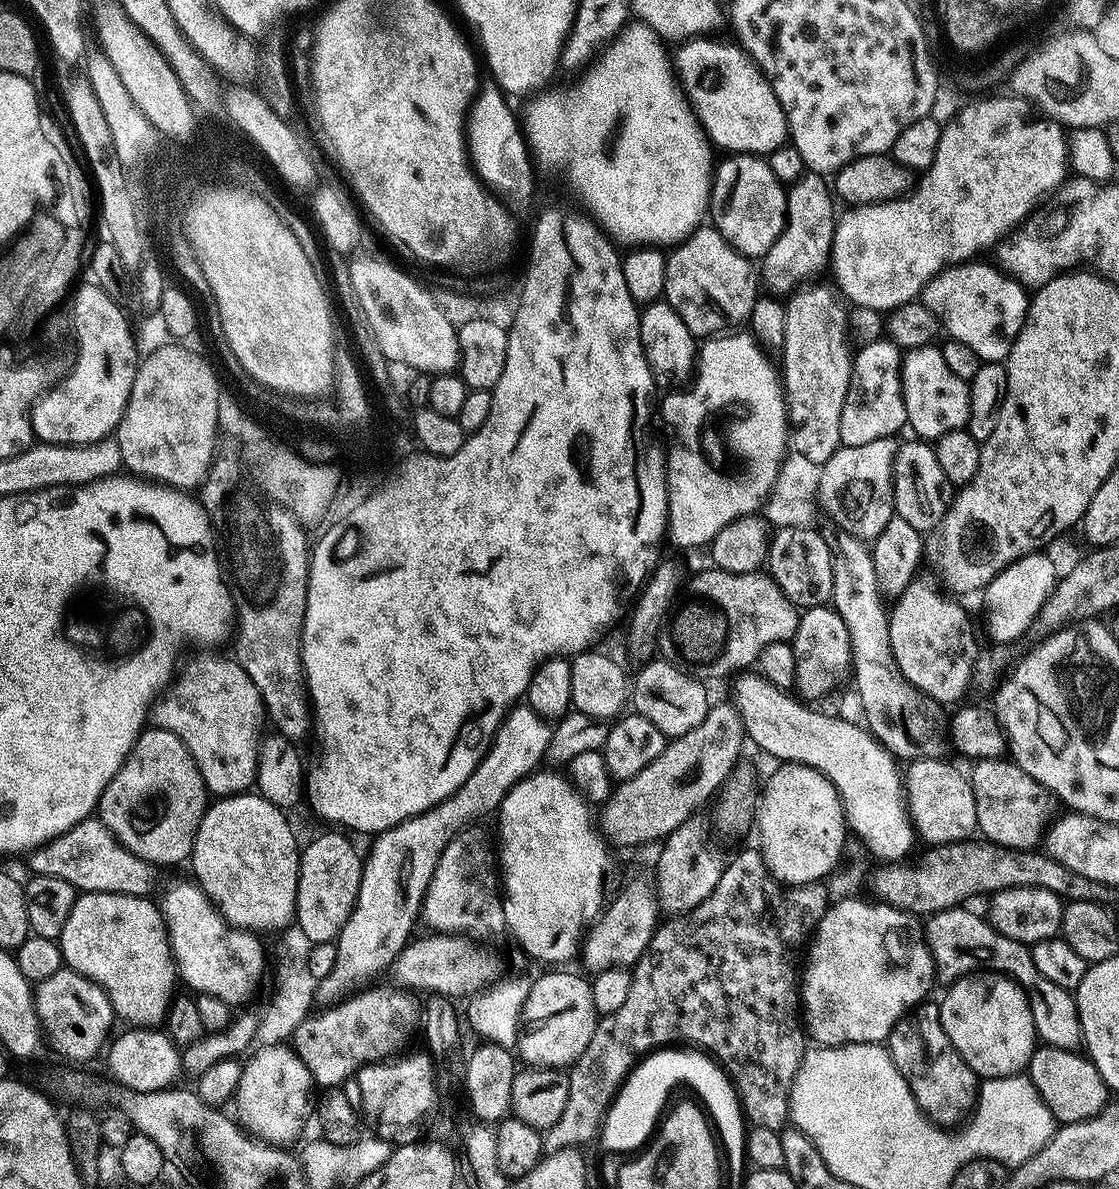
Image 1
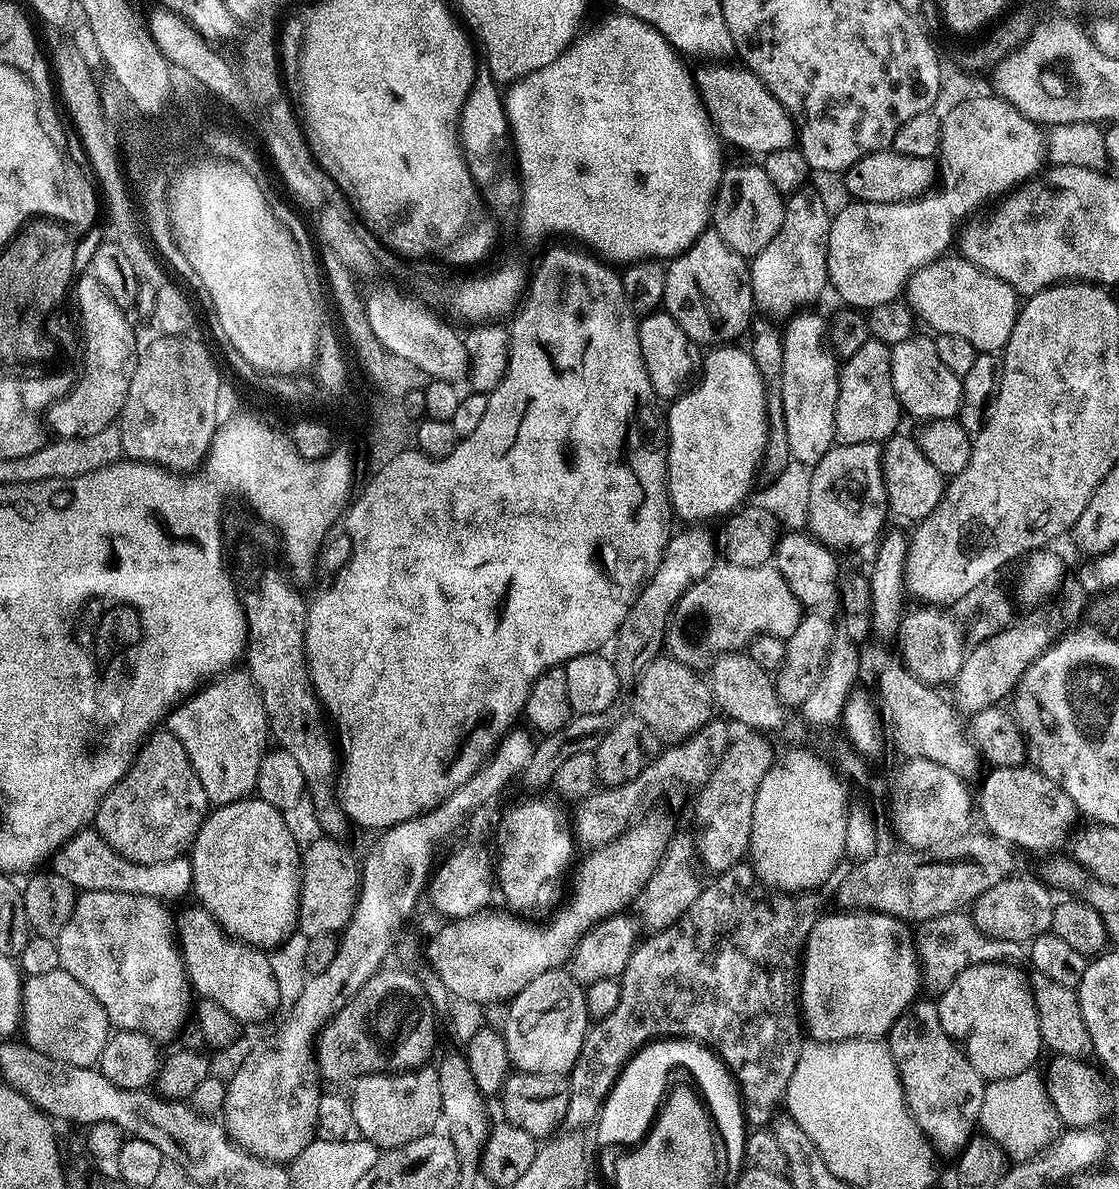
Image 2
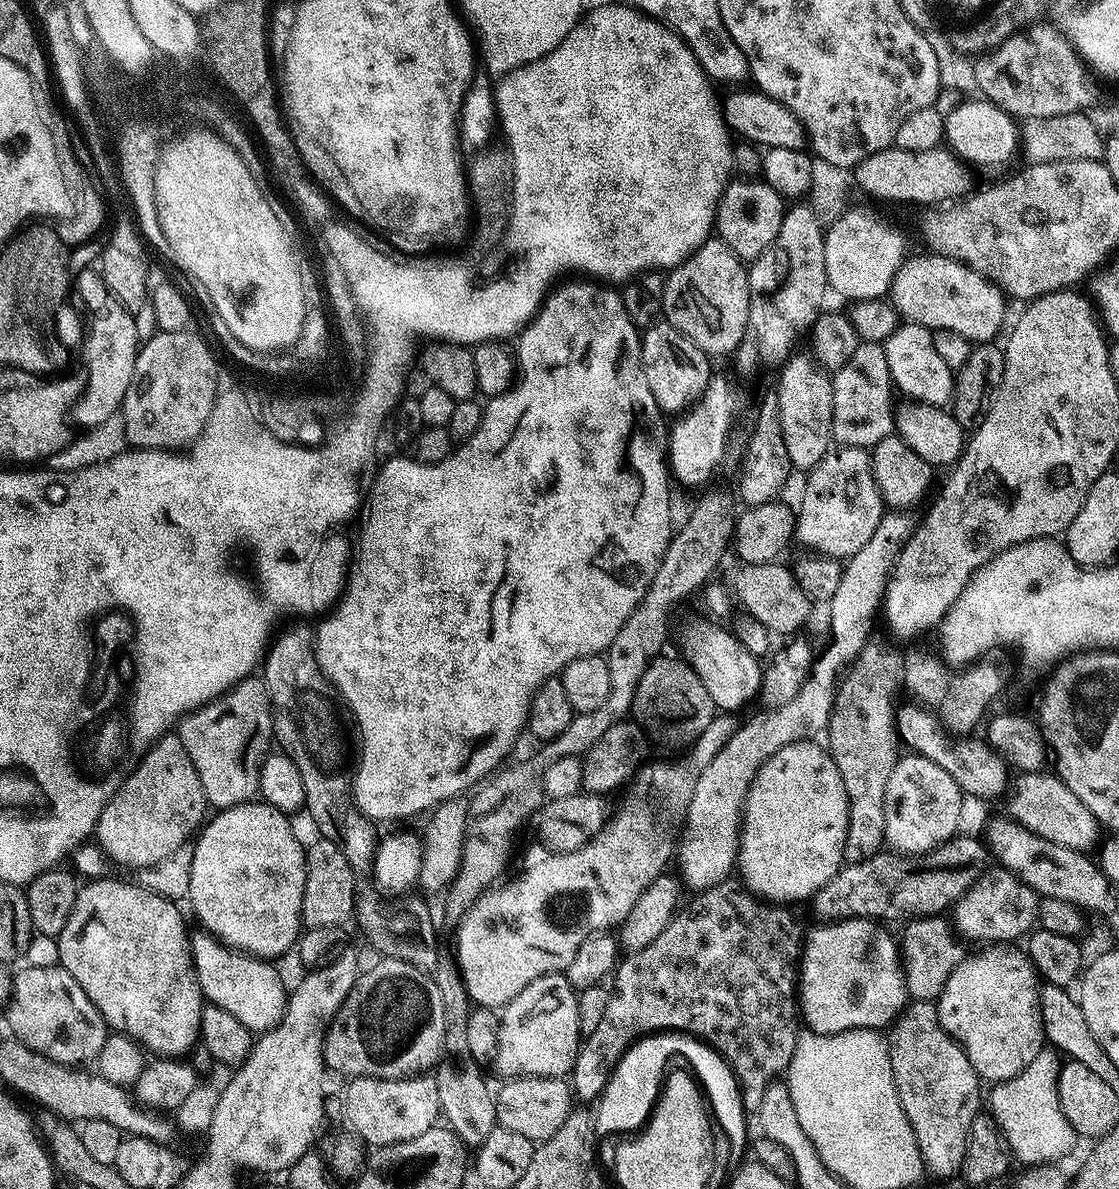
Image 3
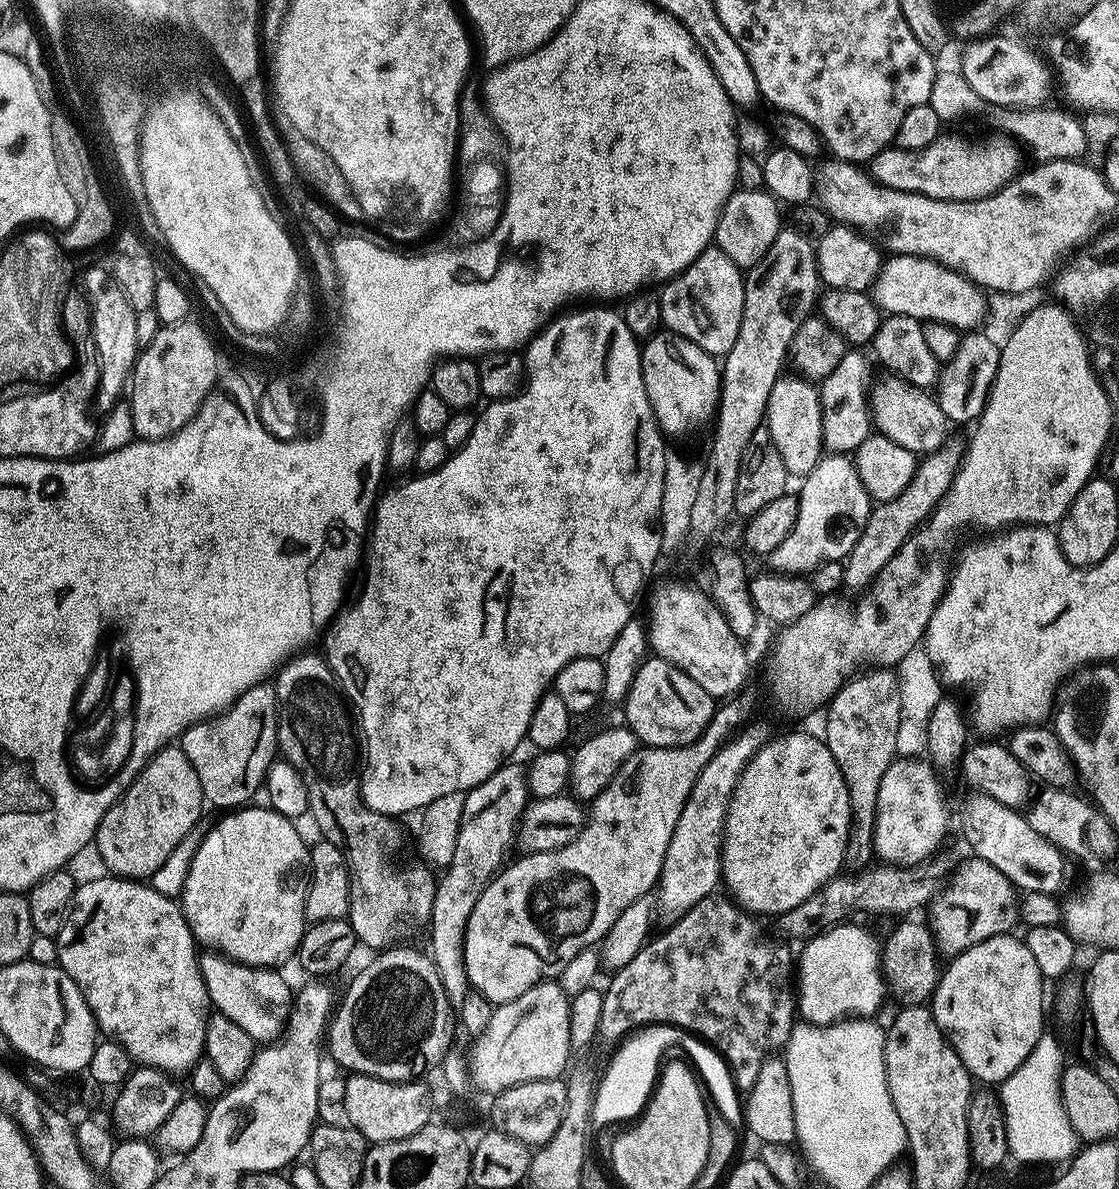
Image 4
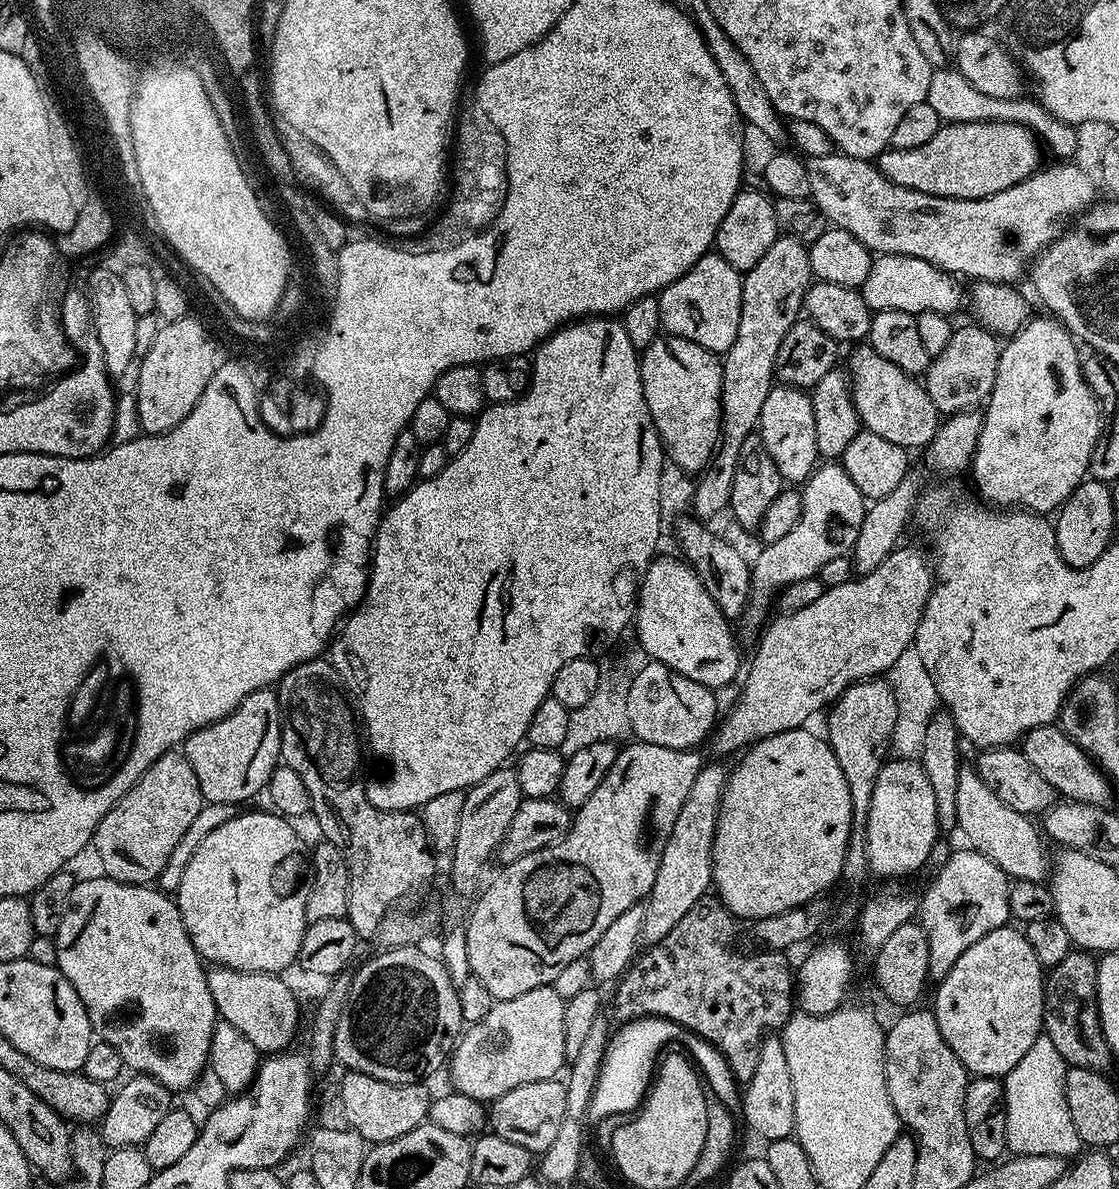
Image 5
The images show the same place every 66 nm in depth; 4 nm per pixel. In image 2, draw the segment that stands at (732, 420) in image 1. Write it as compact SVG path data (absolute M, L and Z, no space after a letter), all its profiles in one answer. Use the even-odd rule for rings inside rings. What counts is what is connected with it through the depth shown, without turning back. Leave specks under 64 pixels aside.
M740 346L713 347L704 360L700 381L699 376L695 381L696 388L689 387L669 403L672 405L668 408L668 424L666 420L668 498L671 511L684 520L724 518L737 511L753 495L756 471L764 460L764 452L769 451L768 389L751 351L736 347Z

